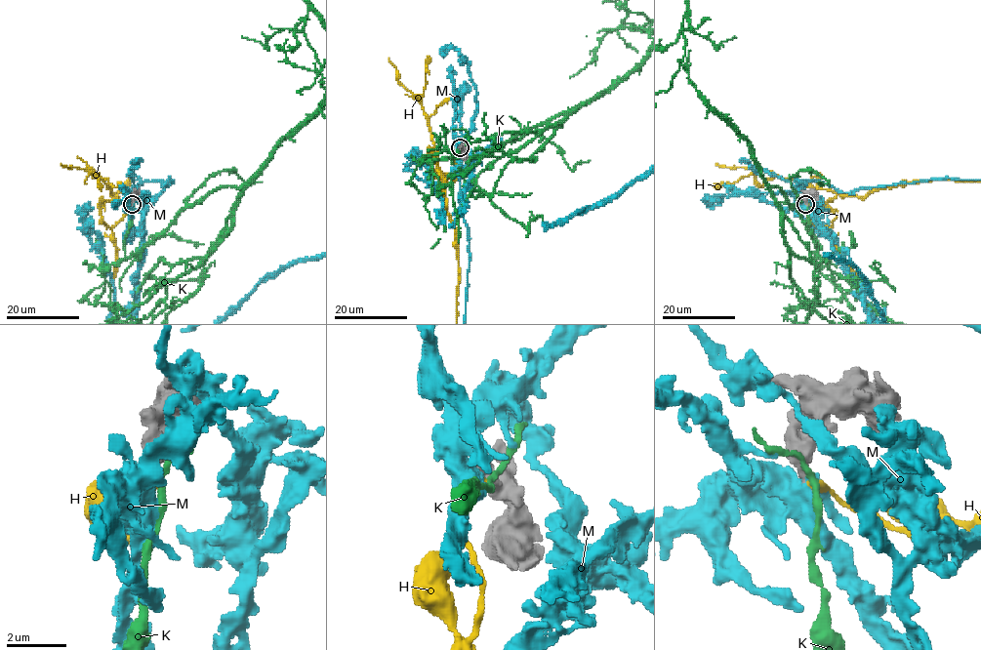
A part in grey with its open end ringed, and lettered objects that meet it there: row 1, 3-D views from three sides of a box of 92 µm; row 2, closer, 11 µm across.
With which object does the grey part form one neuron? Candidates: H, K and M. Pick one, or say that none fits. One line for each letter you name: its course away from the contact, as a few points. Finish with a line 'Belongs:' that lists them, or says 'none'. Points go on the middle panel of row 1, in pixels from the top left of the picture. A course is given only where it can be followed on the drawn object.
Belongs: M

